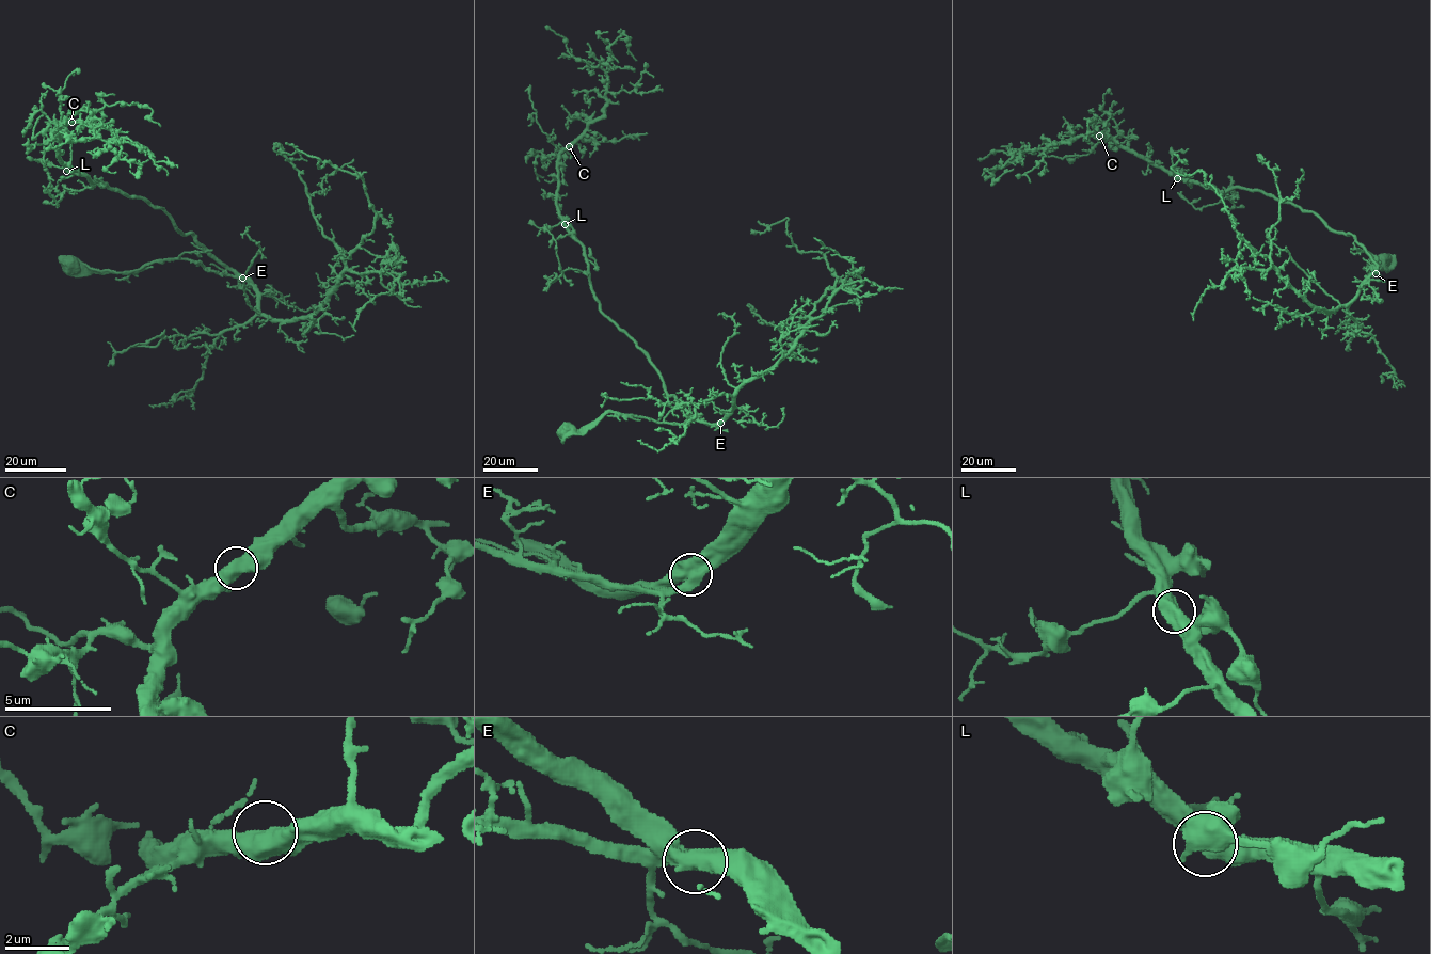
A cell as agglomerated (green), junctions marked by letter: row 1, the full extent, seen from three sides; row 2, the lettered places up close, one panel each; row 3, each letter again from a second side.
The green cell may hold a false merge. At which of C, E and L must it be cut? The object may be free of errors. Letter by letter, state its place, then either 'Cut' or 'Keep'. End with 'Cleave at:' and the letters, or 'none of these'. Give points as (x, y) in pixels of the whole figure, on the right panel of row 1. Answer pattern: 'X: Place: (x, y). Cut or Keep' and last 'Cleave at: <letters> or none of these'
C: Place: (1099, 136). Keep
E: Place: (1376, 273). Keep
L: Place: (1177, 178). Keep
Cleave at: none of these

